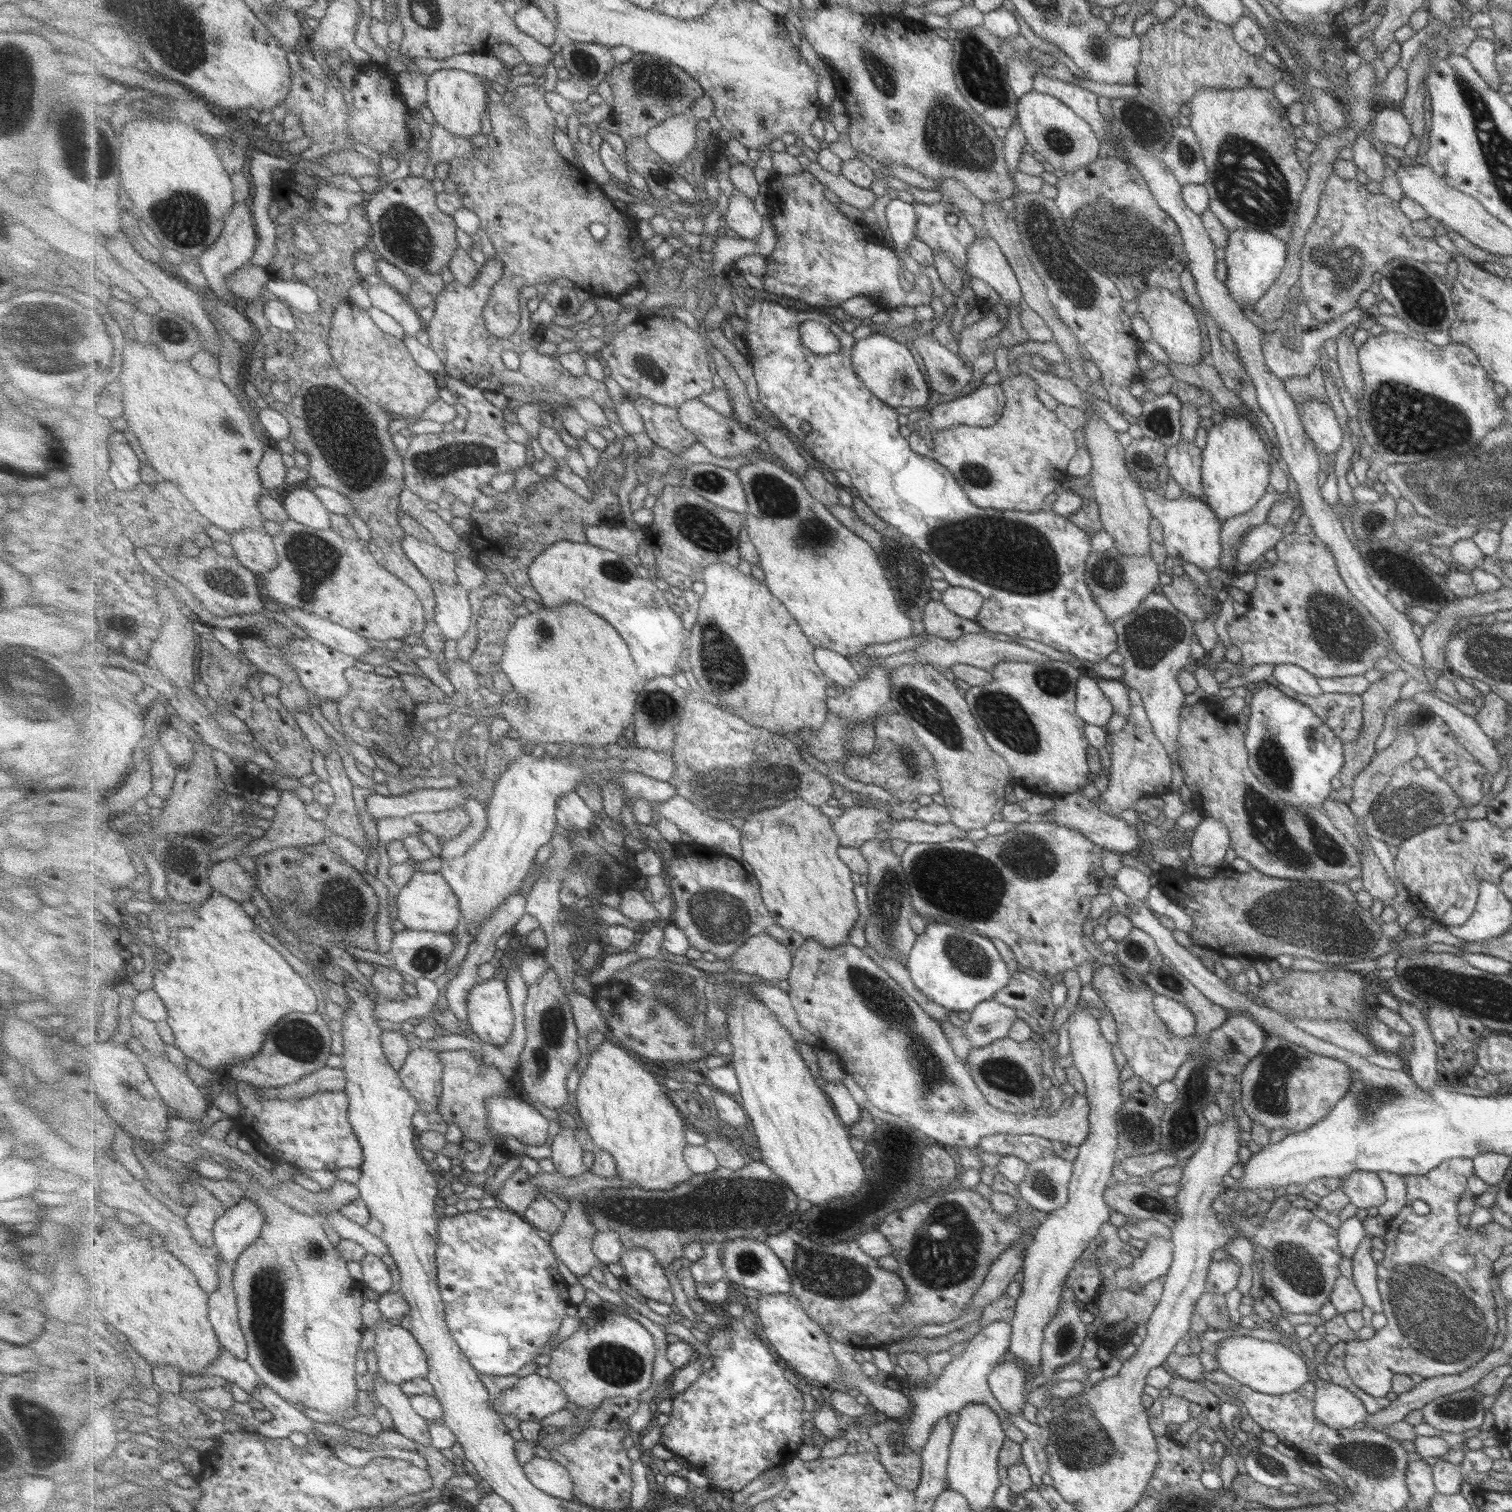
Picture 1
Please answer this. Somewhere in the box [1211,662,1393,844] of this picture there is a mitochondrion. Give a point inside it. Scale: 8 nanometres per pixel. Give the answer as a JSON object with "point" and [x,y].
{"point":[1270,759]}

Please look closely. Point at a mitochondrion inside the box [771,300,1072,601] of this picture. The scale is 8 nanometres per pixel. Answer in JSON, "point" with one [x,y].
{"point":[1014,556]}

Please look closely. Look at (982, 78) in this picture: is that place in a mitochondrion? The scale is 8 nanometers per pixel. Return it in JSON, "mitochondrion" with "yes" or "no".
{"mitochondrion":"yes"}

